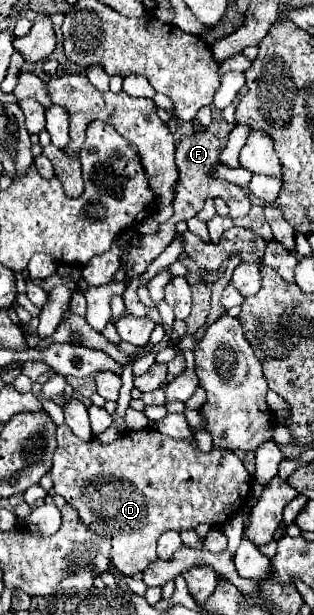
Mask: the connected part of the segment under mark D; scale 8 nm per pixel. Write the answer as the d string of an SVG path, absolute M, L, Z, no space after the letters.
M59 424L57 426L57 450L53 454L53 468L51 468L51 476L53 476L53 490L55 494L61 494L71 506L75 506L75 510L79 510L79 518L83 518L83 522L87 522L87 526L91 526L91 530L95 530L95 534L99 534L101 538L107 538L111 542L111 564L115 570L119 570L121 574L127 576L127 554L155 554L157 550L157 540L165 530L195 530L197 524L223 524L227 522L235 512L239 512L243 508L243 504L249 498L249 490L251 490L251 478L249 472L245 470L243 462L239 456L235 456L231 450L211 450L211 452L201 452L197 448L197 444L193 440L175 440L169 436L159 434L155 428L145 428L139 432L131 432L123 434L121 438L117 438L111 444L101 444L97 438L91 438L87 442L83 442L81 438L75 438L75 434L69 430L67 424Z

